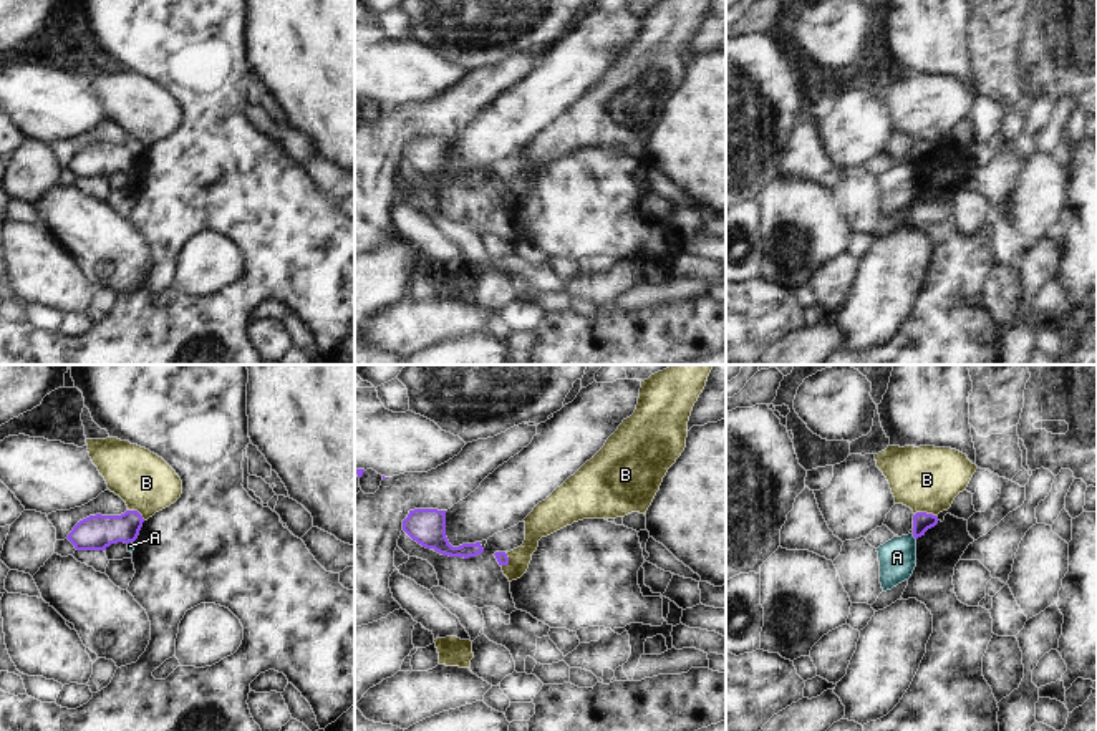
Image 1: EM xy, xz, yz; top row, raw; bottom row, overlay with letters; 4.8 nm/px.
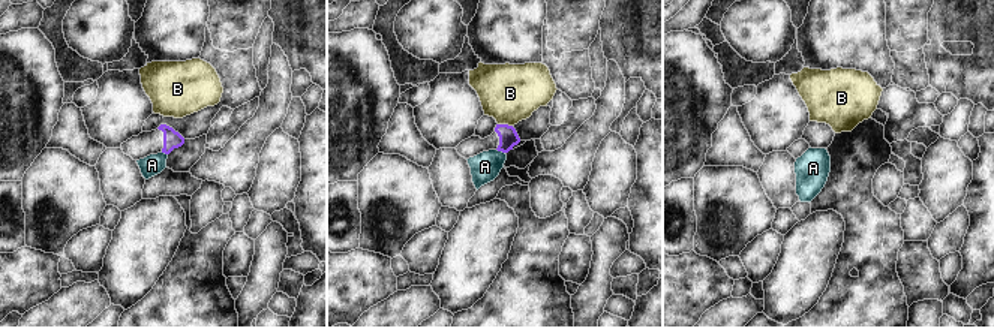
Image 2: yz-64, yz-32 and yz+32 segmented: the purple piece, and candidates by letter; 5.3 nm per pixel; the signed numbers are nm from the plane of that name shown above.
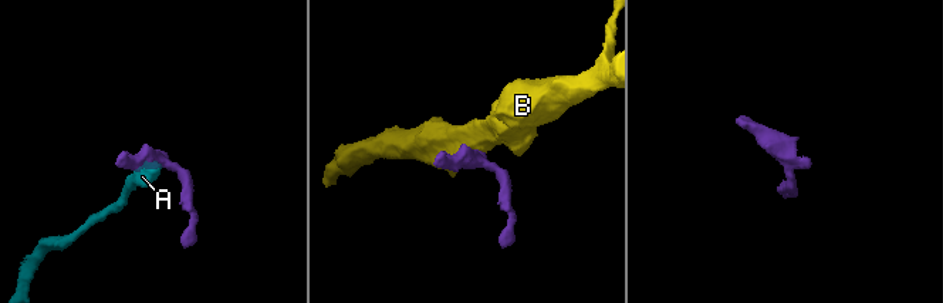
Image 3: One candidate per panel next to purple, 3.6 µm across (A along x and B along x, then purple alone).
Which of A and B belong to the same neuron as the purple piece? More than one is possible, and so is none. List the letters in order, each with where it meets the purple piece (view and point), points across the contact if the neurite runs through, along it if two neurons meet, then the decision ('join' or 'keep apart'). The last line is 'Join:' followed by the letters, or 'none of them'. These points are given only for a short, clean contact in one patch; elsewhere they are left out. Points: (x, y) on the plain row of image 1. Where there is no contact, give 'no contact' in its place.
A: contact yz (913, 164); border yz (912, 163), (915, 168); keep apart
B: contact yz (925, 141); border yz (915, 141), (932, 141), (935, 145); keep apart
Join: none of them

